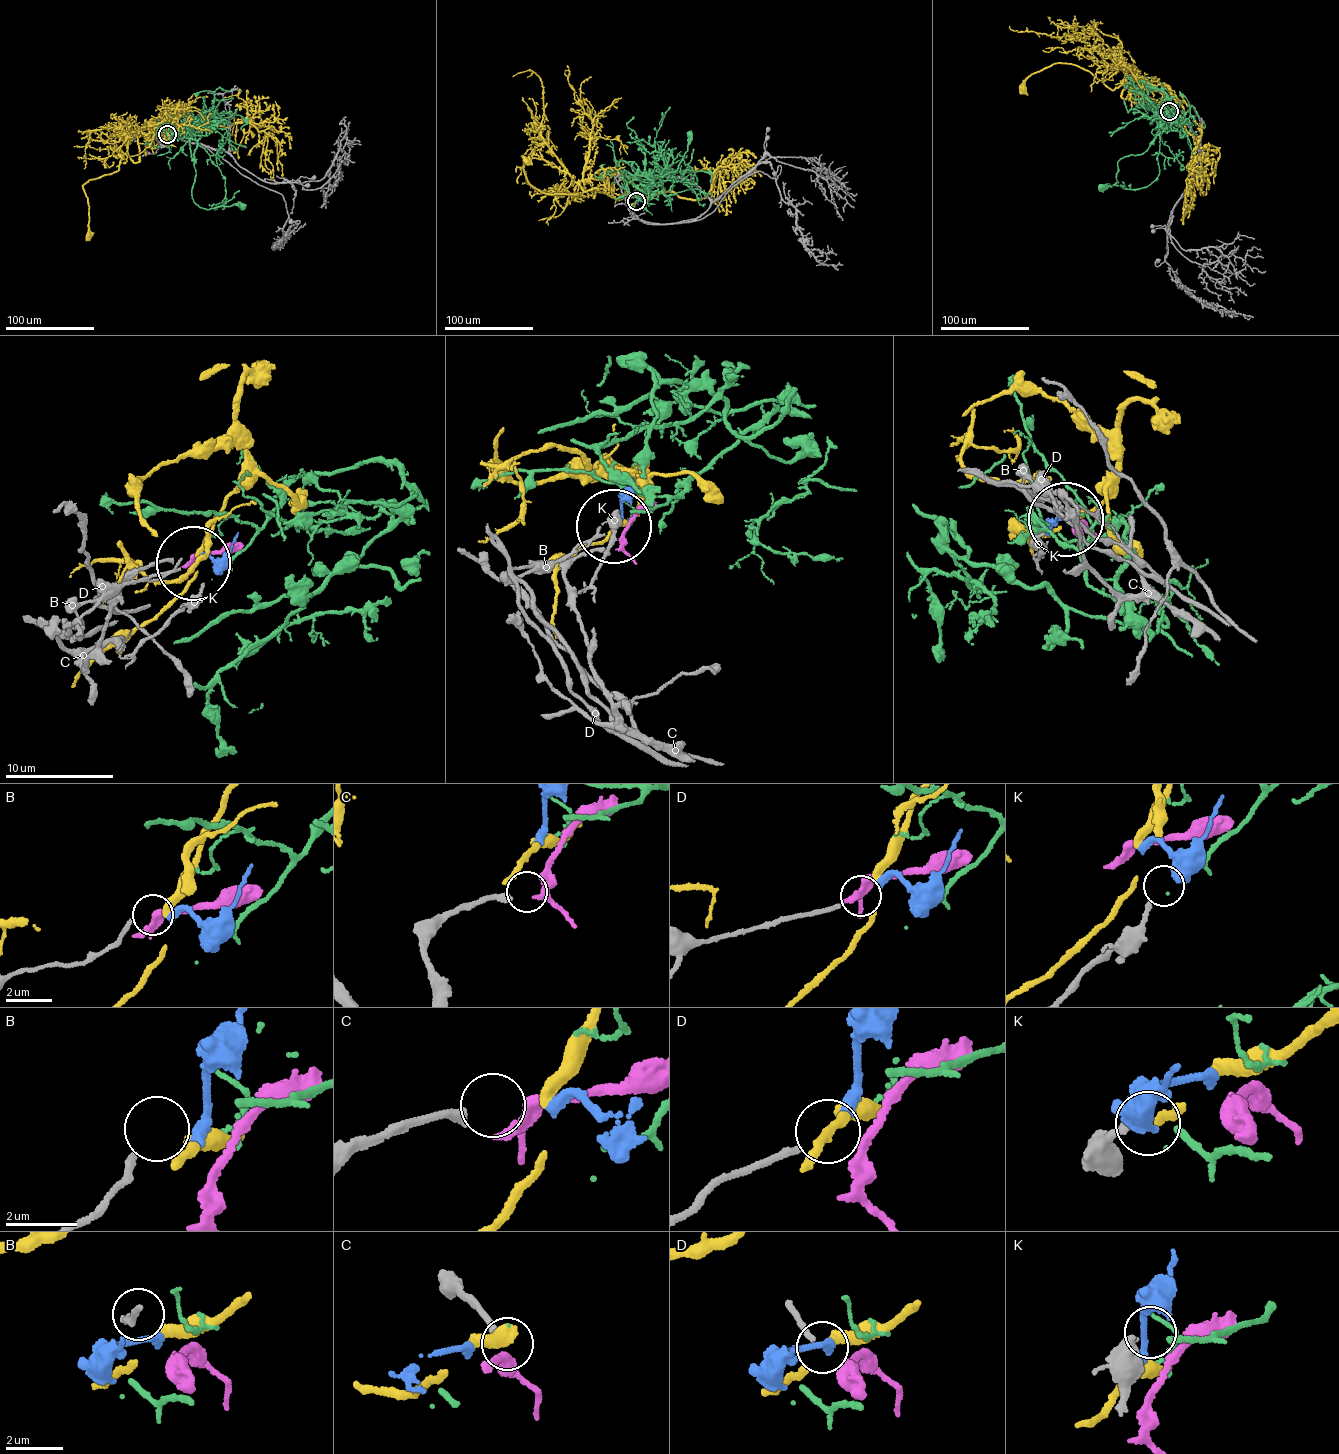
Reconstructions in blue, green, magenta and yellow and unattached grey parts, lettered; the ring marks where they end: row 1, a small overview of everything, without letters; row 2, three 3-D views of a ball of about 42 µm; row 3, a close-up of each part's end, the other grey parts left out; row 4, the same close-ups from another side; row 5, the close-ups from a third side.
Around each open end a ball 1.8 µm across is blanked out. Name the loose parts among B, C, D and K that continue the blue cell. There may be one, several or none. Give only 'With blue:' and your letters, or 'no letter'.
With blue: D

